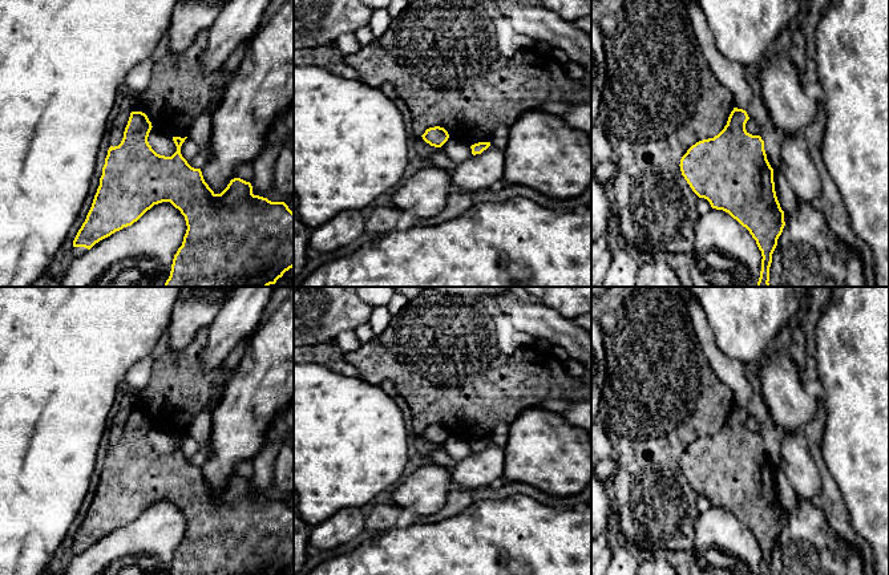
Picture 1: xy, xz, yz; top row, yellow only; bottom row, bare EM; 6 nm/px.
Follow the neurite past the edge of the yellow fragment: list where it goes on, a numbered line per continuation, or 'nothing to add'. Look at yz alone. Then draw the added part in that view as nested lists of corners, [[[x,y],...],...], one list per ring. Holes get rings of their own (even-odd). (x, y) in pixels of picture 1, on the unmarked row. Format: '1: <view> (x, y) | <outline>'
nothing to add

